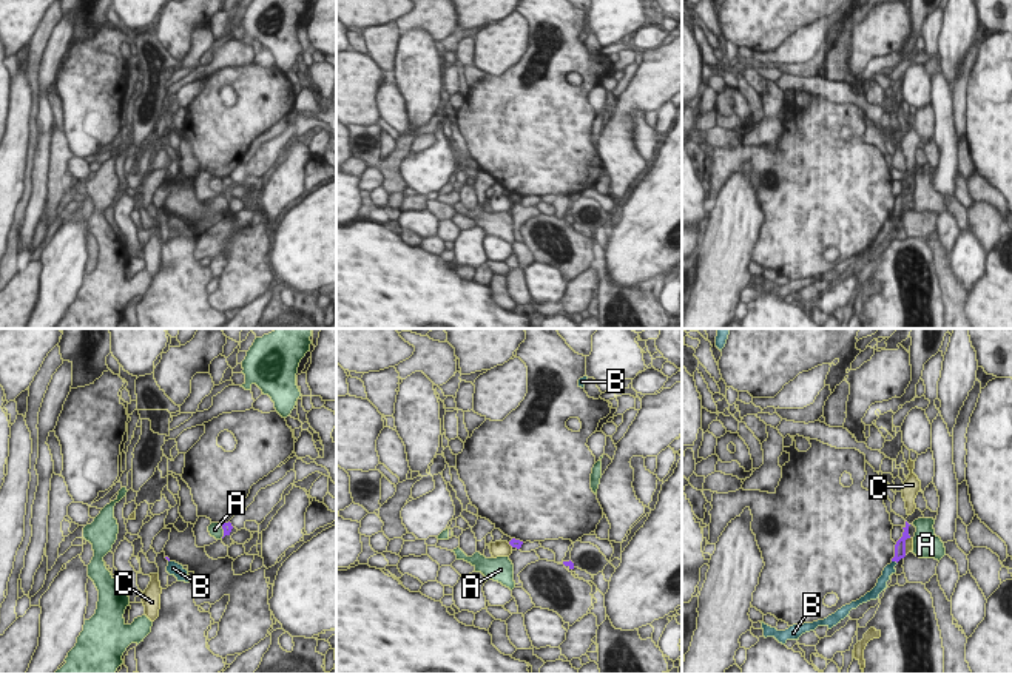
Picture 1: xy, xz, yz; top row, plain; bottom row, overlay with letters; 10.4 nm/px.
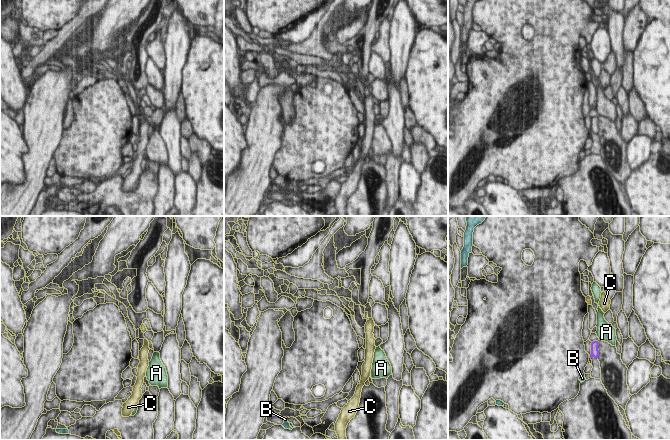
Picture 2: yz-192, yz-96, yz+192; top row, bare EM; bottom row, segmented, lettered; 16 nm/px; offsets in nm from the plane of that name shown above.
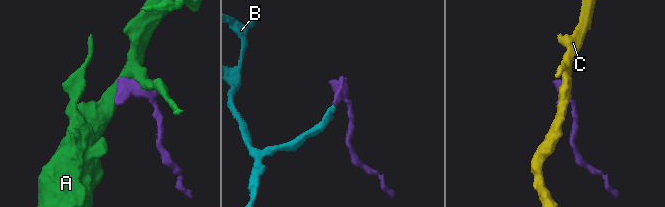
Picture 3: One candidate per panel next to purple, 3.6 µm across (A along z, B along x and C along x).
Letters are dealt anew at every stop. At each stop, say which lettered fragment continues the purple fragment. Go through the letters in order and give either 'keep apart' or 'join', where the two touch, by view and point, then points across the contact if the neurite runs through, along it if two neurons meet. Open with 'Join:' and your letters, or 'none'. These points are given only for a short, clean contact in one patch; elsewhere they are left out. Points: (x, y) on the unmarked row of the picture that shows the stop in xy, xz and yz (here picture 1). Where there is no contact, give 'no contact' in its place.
Join: none
A: keep apart; contact xy (224, 185); border xy (221, 179), (222, 192)
B: keep apart; contact yz (895, 215); border yz (892, 215), (897, 218)
C: keep apart; contact yz (904, 201); border yz (909, 192), (904, 208)

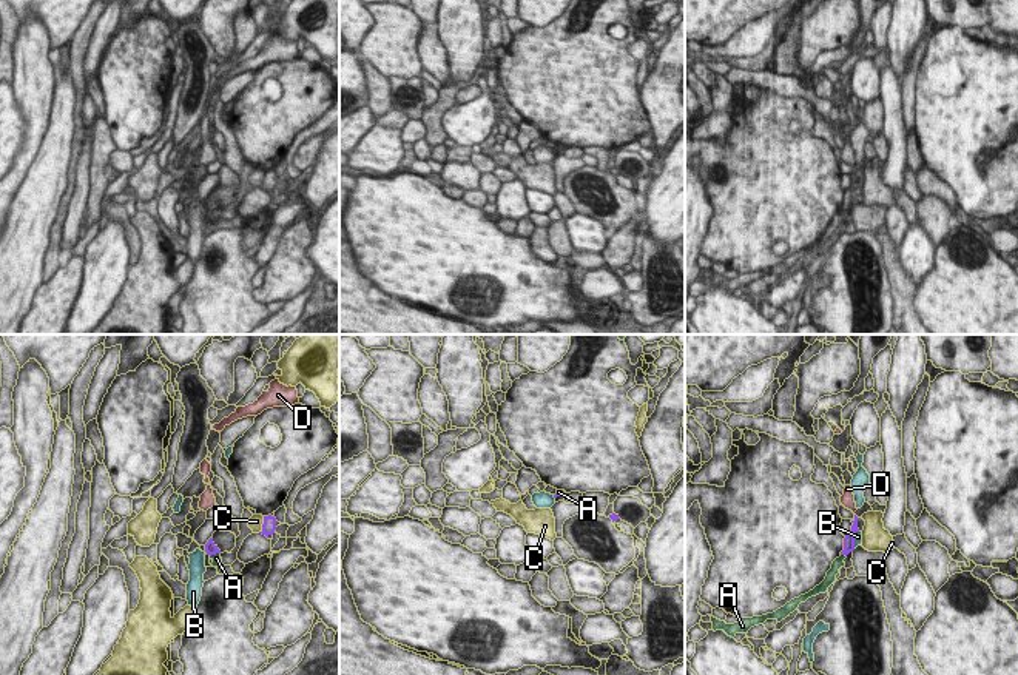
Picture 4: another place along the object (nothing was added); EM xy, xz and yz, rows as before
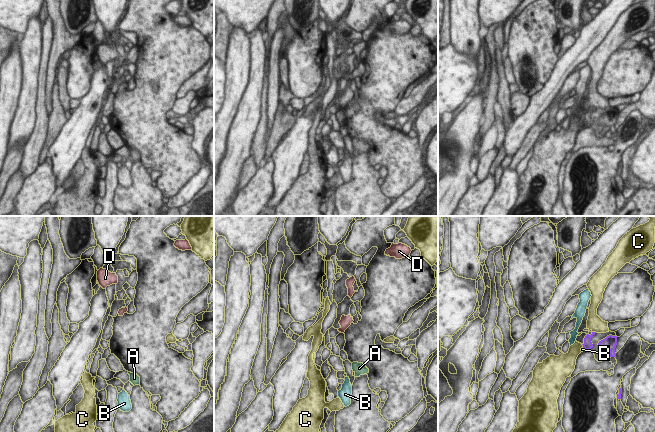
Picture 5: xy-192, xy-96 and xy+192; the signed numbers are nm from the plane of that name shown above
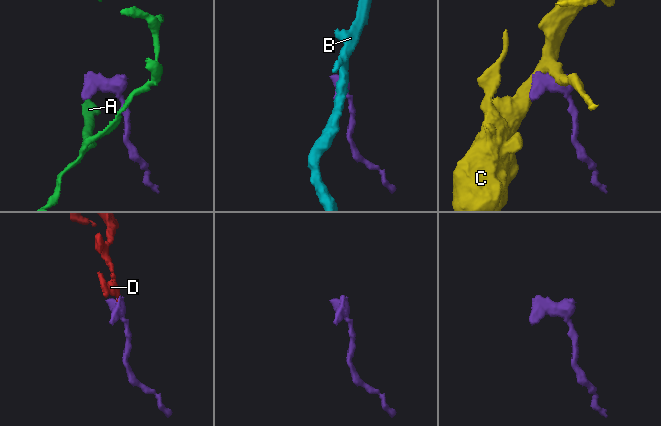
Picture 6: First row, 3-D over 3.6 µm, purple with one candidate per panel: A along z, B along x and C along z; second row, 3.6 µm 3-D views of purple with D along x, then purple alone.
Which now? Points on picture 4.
Join: D
A: keep apart; contact yz (844, 208); border yz (841, 208), (846, 211)
B: keep apart; contact yz (853, 194); border yz (858, 185), (853, 202)
C: keep apart; contact xy (262, 179); border xy (264, 171), (262, 182), (258, 187)
D: join; contact yz (855, 174); way yz (849, 196), (855, 184), (855, 174), (853, 173)

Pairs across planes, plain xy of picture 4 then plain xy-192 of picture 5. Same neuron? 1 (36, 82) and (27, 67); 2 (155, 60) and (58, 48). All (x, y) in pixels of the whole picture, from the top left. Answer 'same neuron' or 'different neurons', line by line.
1: different neurons
2: different neurons

